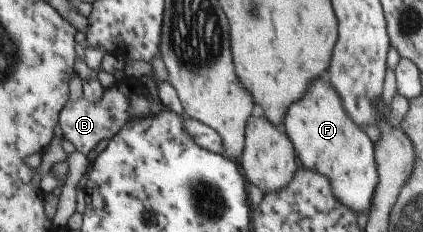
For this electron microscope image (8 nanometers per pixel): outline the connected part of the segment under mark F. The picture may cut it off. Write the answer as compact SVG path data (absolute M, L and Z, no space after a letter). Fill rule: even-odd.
M313 81L303 99L289 107L283 127L300 165L325 175L333 195L349 211L368 213L378 181L373 144L363 129L341 111L341 103L329 83Z

